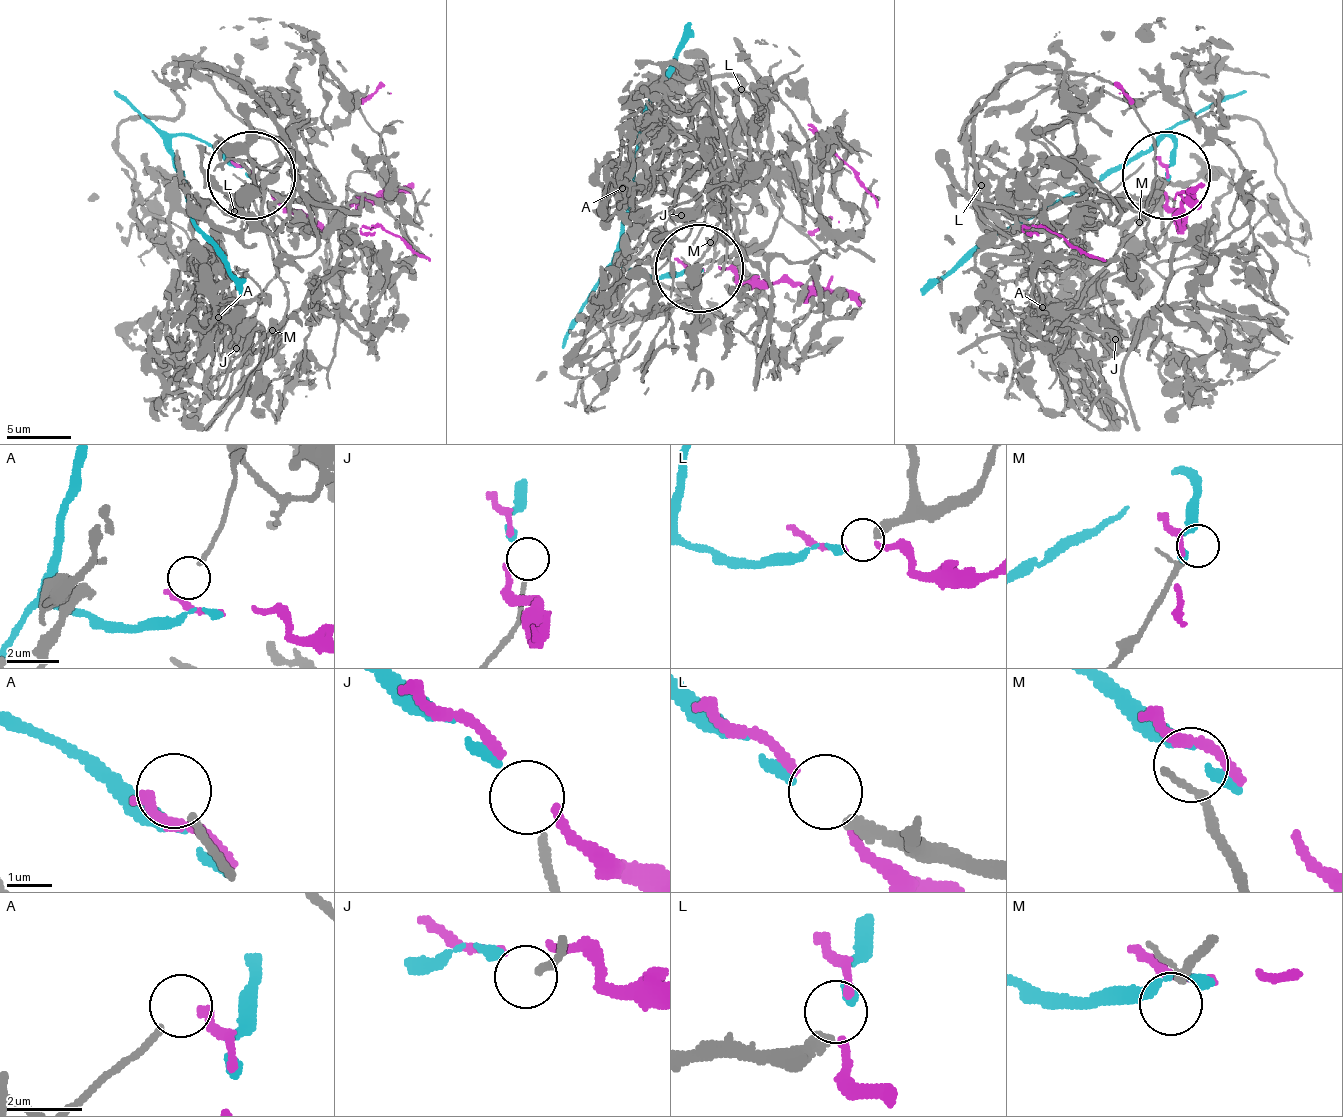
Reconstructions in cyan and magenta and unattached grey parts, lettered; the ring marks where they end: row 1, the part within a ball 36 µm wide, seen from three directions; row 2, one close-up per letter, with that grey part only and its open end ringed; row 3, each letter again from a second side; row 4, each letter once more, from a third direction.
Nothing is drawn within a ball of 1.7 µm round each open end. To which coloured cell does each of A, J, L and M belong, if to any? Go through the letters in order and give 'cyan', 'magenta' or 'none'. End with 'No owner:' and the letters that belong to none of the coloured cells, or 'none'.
A: none
J: none
L: cyan
M: none
No owner: A, J, M

